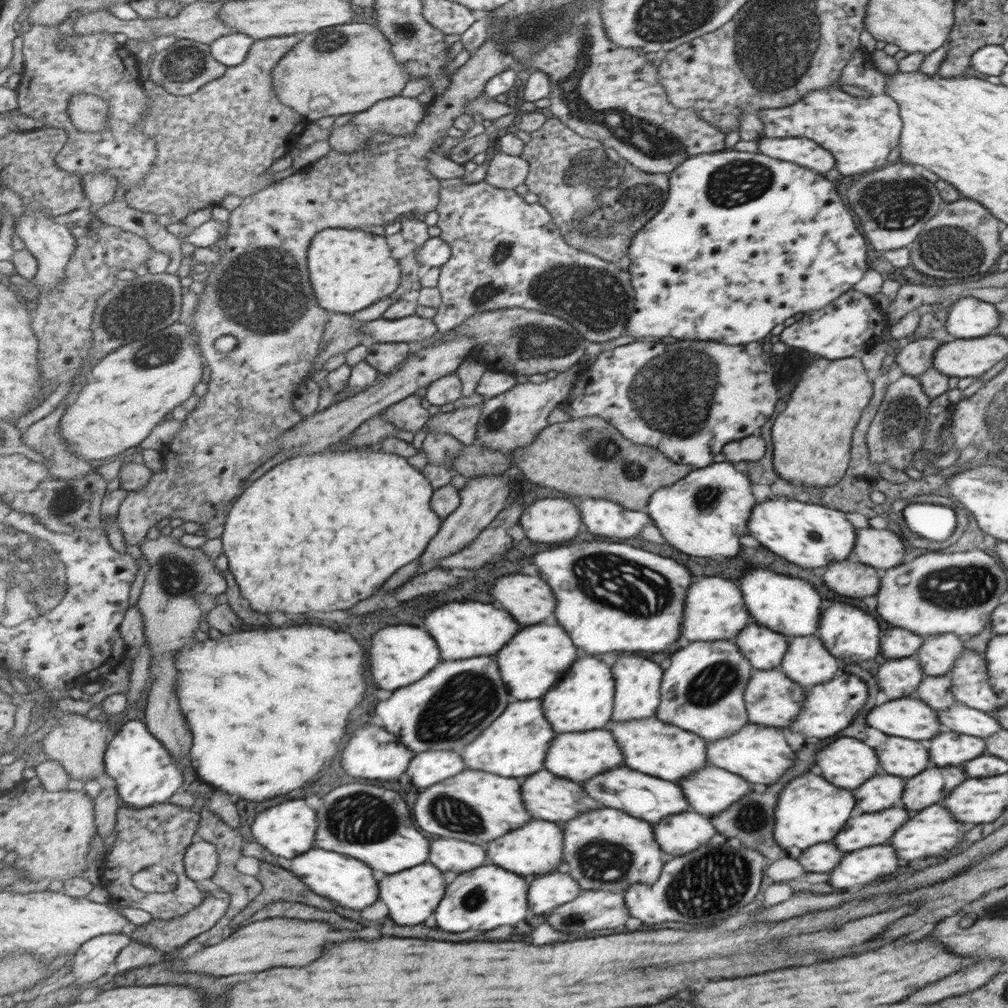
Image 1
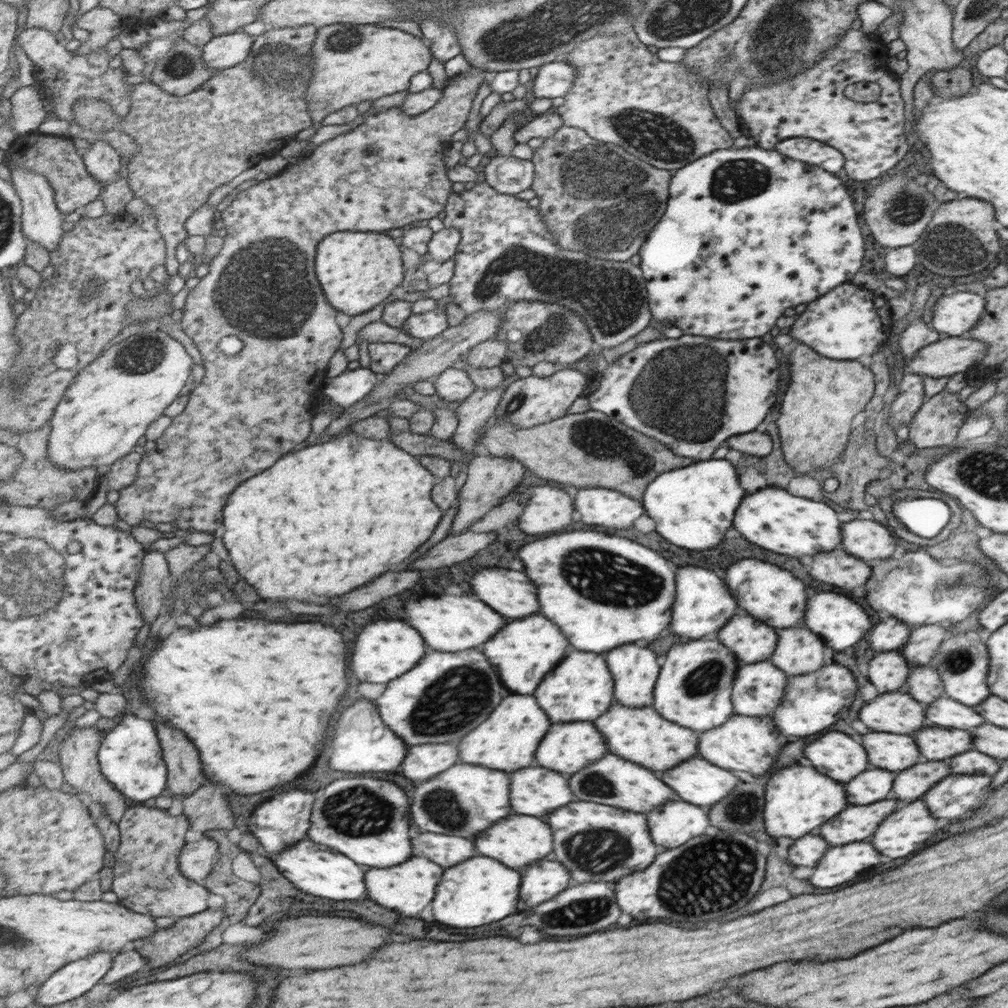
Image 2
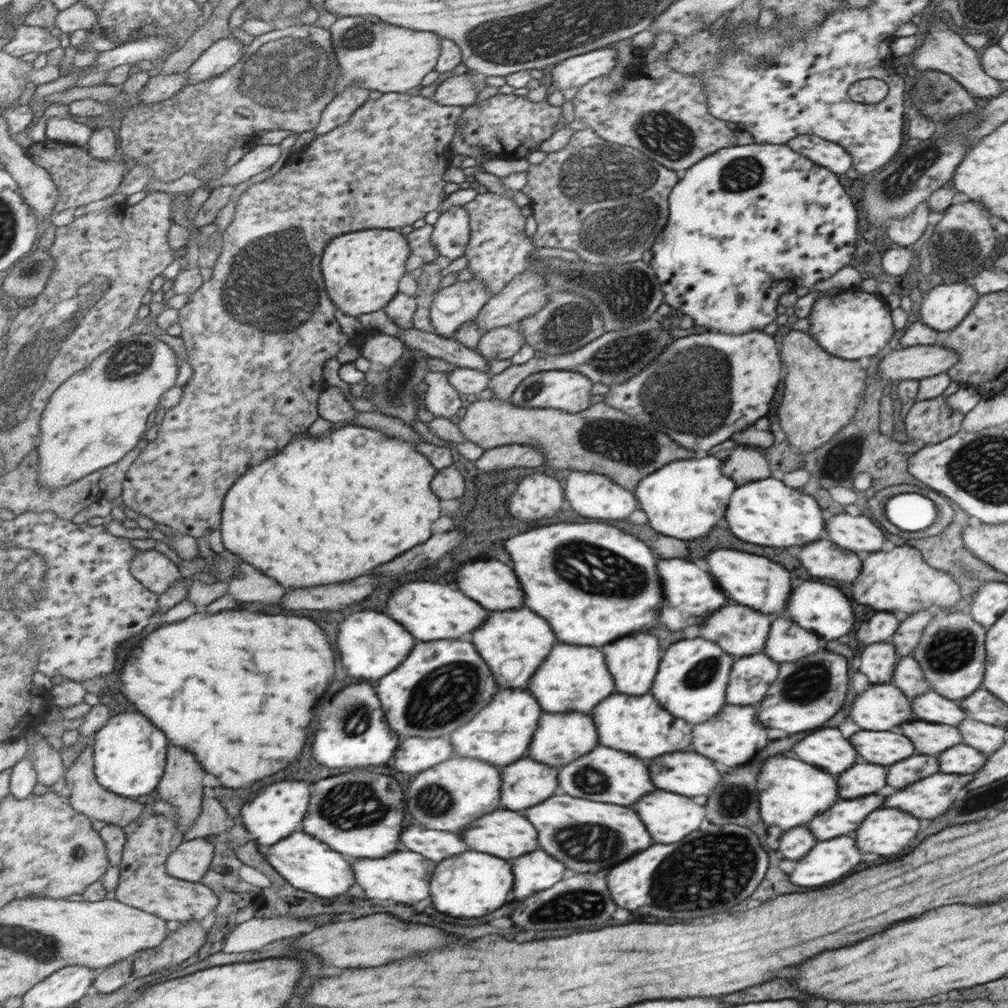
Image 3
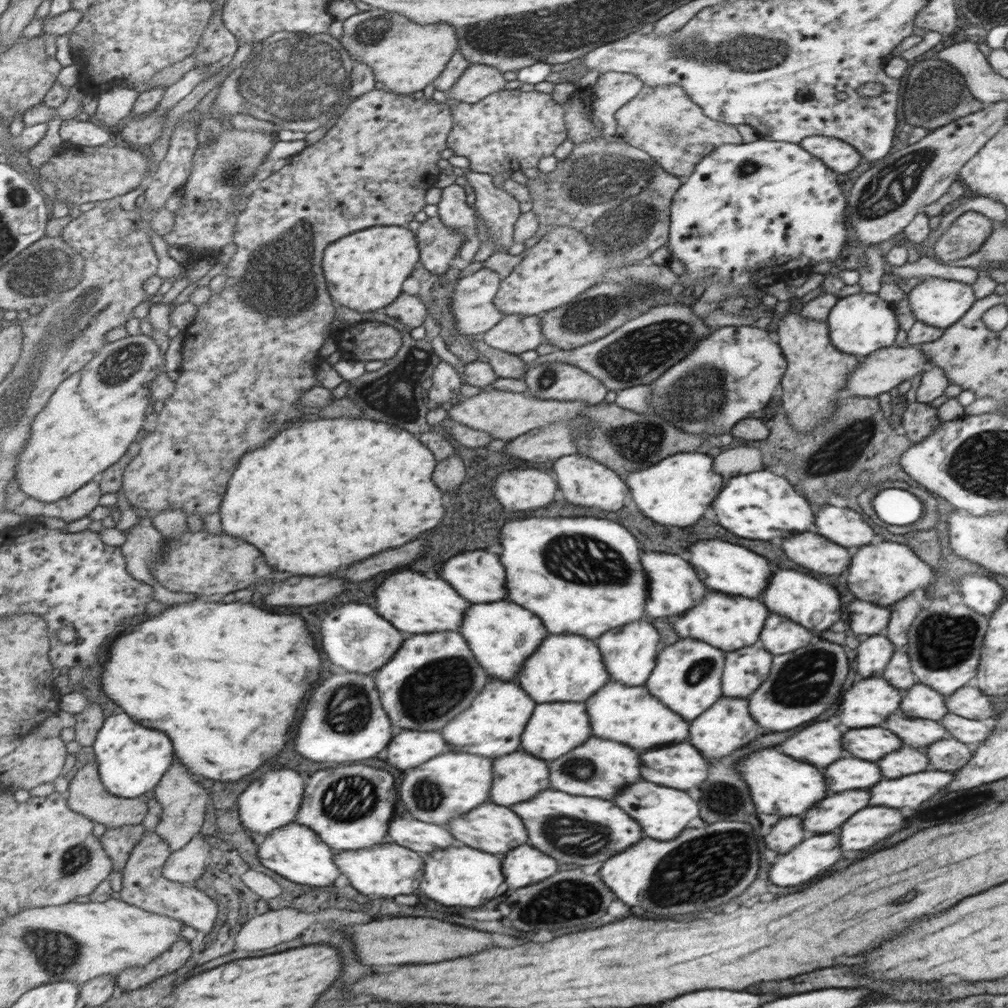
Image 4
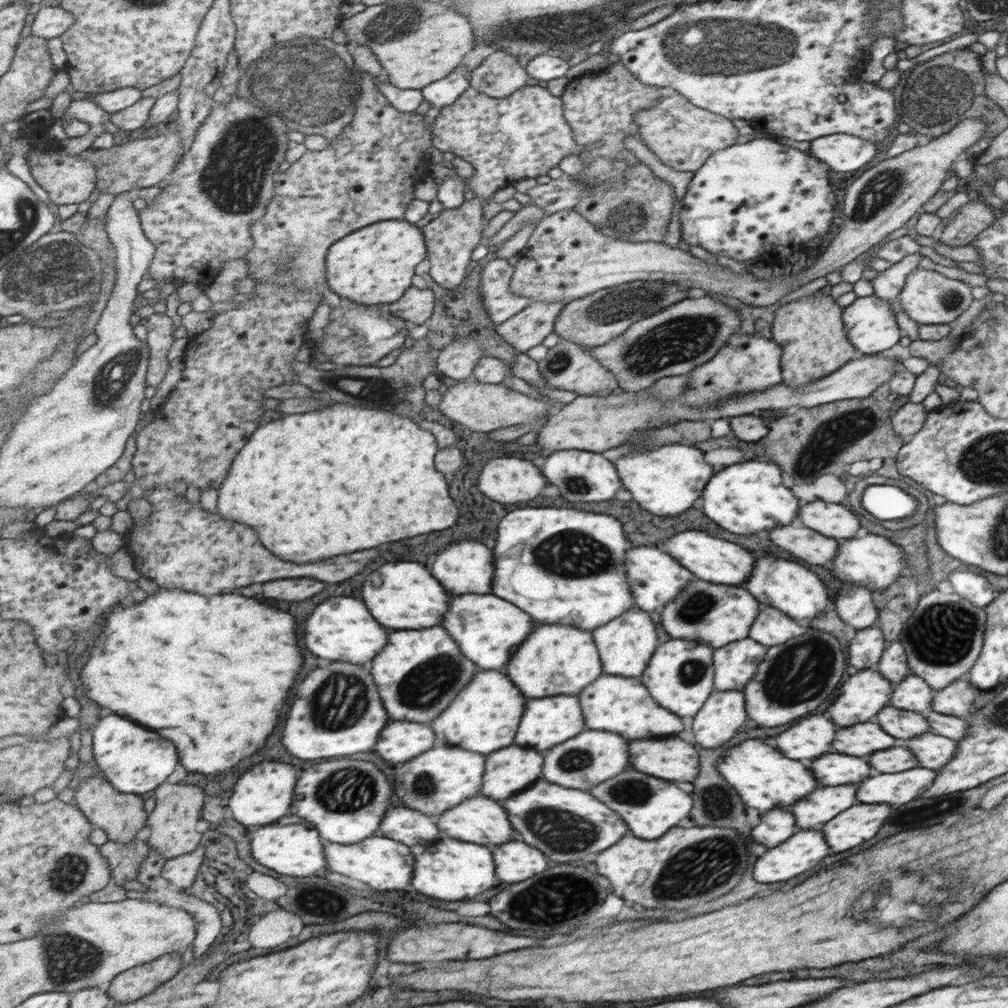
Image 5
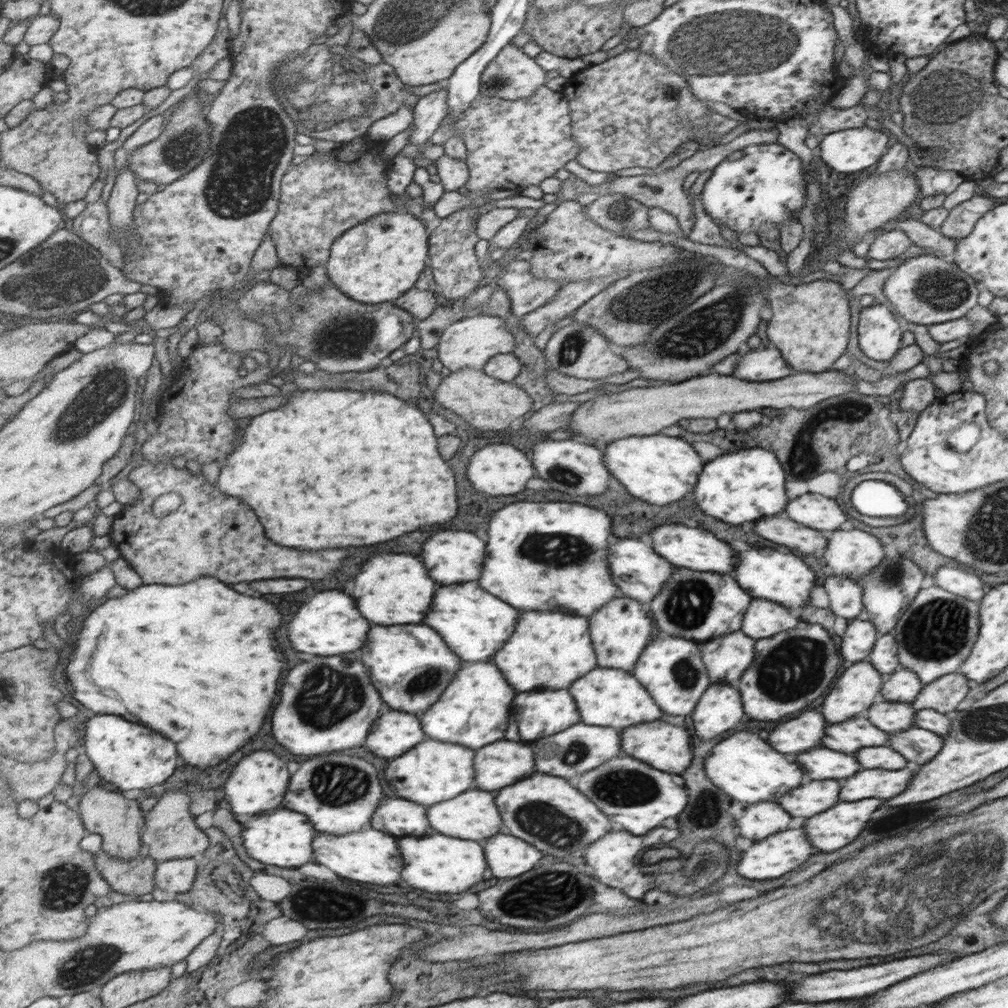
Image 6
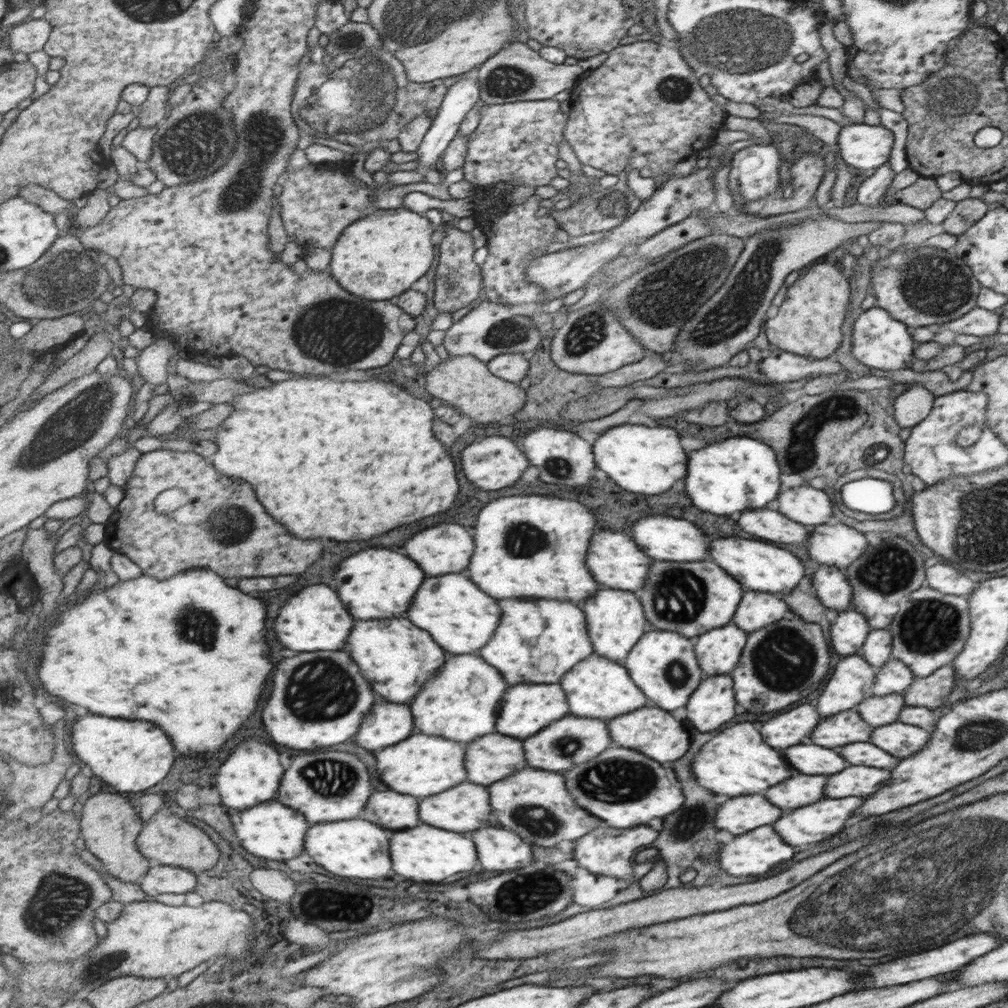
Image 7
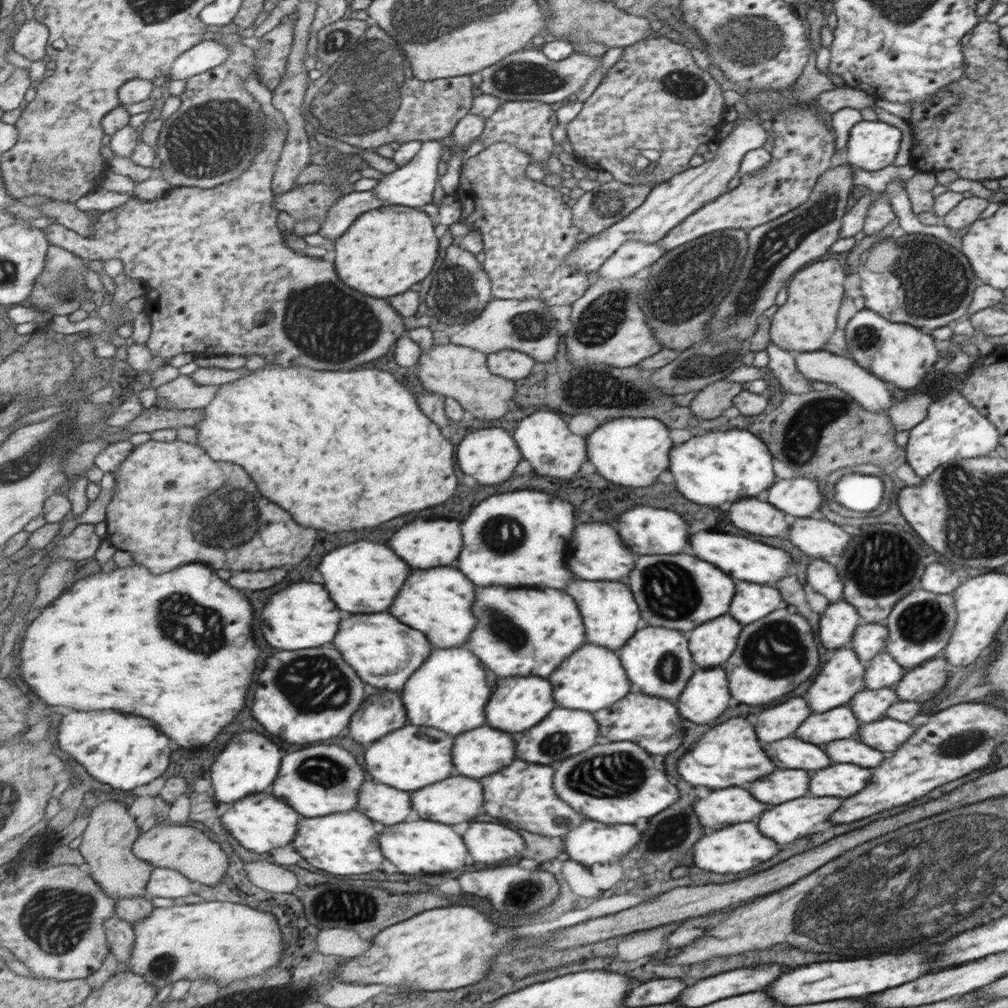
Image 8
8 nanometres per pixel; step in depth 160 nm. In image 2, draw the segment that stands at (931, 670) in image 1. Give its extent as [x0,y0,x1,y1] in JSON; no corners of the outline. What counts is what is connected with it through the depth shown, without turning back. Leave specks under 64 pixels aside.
[899,624,948,668]

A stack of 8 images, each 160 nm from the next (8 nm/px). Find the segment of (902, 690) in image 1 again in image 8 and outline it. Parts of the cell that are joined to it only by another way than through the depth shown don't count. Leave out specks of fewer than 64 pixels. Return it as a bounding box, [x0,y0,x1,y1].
[814,601,857,651]

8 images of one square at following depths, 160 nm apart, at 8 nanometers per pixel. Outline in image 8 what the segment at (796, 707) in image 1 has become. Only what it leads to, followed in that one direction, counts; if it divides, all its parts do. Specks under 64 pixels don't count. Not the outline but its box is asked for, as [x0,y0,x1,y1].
[689,616,741,668]

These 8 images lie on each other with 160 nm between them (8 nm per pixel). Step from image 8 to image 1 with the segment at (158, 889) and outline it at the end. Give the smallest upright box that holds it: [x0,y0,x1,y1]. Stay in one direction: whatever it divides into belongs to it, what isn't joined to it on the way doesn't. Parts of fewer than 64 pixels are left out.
[184,839,219,880]

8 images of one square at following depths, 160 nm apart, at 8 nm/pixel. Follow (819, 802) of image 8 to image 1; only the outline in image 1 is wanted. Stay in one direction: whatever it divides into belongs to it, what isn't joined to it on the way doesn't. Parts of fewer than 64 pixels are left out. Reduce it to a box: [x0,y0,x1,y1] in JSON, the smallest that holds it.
[891,804,967,860]

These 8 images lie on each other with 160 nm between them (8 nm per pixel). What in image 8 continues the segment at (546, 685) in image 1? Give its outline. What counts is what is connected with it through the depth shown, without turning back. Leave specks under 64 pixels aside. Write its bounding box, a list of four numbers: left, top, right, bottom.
[391,568,479,648]

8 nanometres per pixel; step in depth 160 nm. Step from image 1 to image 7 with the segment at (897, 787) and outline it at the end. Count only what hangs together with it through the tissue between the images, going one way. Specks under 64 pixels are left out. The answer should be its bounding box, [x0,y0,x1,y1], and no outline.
[781,744,847,776]

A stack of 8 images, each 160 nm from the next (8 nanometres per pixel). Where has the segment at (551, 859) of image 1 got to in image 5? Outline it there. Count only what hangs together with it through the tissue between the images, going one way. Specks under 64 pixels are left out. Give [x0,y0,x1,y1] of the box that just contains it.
[437,796,518,848]

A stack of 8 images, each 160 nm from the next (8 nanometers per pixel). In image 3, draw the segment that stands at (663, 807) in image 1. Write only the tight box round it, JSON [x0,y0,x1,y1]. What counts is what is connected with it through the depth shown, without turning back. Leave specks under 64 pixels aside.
[559,745,653,806]

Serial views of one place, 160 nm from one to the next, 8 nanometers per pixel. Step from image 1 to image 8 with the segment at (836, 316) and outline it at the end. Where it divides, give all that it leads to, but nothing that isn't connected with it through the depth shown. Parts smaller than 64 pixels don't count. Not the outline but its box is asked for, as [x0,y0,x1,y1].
[842,310,935,390]

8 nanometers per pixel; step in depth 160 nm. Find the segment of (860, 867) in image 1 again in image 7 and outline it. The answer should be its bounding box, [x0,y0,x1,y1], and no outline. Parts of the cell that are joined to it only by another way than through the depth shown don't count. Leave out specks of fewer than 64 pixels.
[717,826,795,876]

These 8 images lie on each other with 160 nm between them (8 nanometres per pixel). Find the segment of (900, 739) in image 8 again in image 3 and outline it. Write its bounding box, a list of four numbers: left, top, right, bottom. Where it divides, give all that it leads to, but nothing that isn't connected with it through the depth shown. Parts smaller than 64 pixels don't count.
[939,744,985,774]

